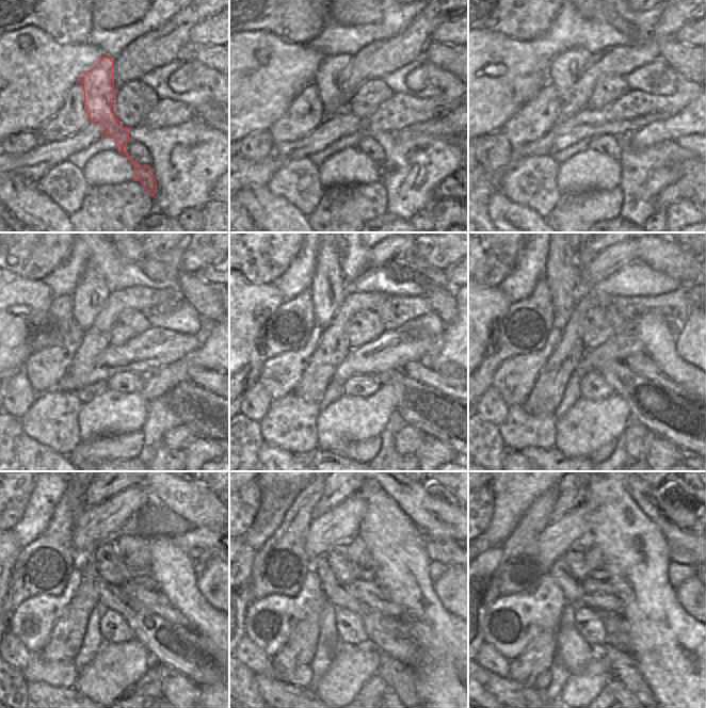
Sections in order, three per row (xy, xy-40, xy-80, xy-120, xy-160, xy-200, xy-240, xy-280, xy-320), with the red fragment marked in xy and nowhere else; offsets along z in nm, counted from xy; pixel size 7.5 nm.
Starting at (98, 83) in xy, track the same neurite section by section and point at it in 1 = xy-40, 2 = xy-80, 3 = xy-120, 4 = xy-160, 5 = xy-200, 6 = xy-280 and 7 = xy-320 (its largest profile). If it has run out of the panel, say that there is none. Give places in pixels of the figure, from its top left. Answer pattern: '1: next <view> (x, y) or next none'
1: next xy-40 (331, 75)
2: next xy-80 (565, 68)
3: next xy-120 (91, 293)
4: next xy-160 (329, 287)
5: next xy-200 (562, 276)
6: next xy-280 (298, 519)
7: next xy-320 (535, 520)

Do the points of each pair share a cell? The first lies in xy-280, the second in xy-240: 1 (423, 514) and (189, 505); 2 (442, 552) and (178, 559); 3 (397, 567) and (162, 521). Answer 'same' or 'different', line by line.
1: same
2: different
3: different

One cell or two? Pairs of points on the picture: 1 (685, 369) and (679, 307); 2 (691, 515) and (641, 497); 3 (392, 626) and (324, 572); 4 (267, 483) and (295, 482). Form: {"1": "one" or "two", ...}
{"1": "two", "2": "one", "3": "one", "4": "one"}

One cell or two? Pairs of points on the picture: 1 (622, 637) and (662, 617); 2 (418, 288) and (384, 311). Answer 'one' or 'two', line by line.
1: two
2: two

